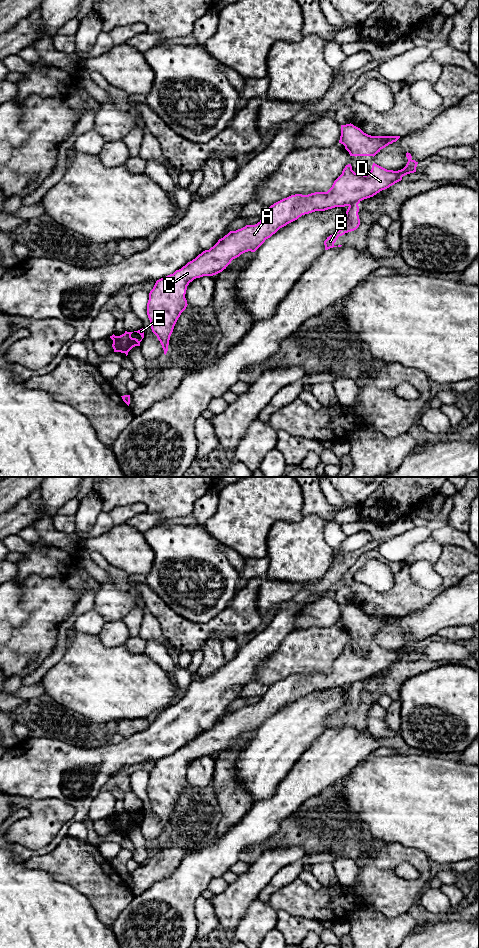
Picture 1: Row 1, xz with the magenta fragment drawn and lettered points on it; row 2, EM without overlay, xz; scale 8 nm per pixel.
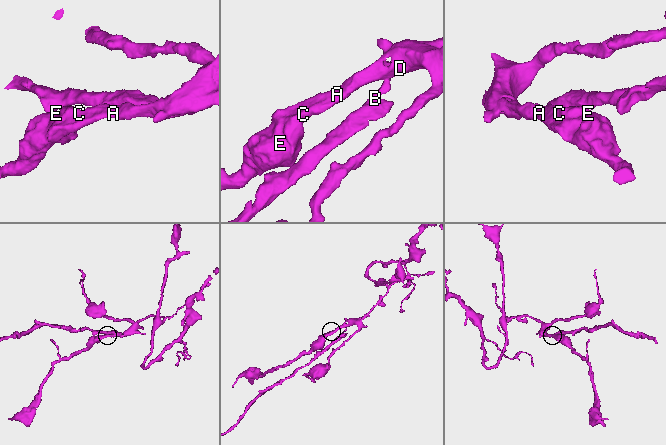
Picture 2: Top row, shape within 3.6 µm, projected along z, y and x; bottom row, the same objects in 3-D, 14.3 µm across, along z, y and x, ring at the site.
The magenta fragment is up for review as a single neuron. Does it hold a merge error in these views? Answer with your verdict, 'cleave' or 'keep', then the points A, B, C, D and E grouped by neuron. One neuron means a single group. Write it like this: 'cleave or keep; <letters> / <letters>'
cleave; A C D E / B

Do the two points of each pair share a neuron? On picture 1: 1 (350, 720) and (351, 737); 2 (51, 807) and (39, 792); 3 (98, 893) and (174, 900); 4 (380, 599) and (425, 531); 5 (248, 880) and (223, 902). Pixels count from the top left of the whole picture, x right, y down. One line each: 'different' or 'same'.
1: different
2: different
3: different
4: different
5: same

